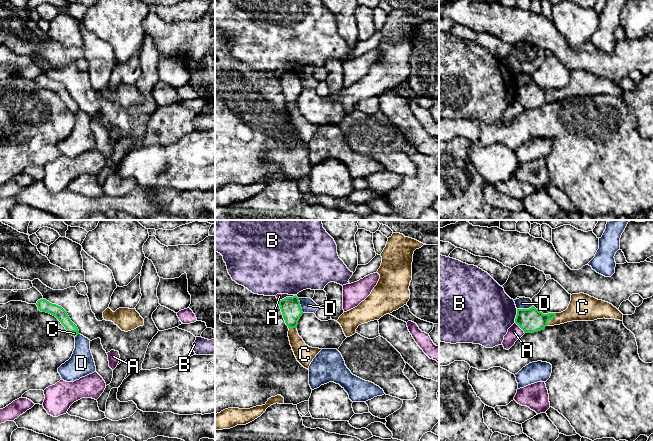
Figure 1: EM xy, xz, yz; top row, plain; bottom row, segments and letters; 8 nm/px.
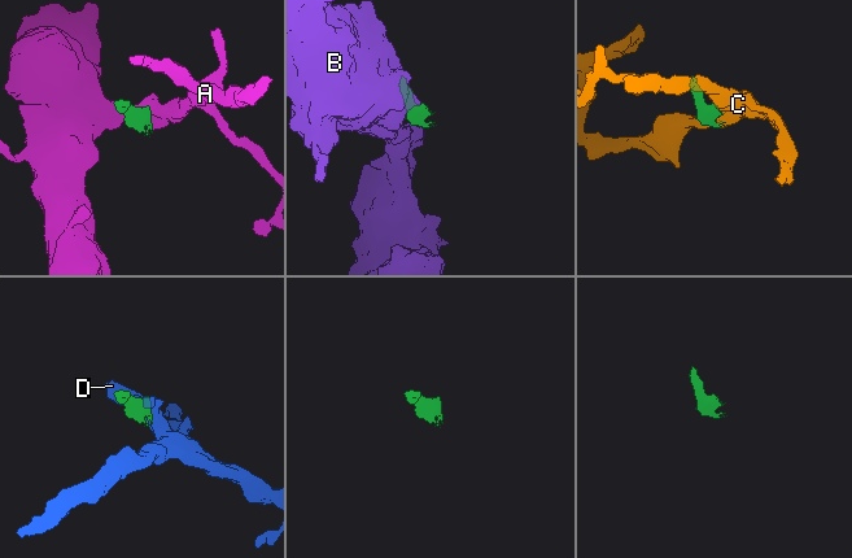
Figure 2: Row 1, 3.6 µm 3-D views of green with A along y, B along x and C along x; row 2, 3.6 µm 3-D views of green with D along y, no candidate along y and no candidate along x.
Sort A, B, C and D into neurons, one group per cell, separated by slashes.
A / B / C / D

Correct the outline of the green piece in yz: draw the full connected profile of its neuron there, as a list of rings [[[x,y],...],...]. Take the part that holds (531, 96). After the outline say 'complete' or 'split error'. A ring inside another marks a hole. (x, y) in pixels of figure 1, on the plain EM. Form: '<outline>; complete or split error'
[[[579,69],[571,71],[568,84],[561,89],[543,90],[534,82],[529,85],[517,85],[515,99],[524,109],[534,109],[543,106],[546,102],[603,94],[622,97],[623,90],[608,78]]]; split error

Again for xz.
[[[296,71],[286,73],[279,77],[279,82],[289,104],[288,113],[294,131],[304,144],[309,145],[311,138],[322,125],[309,123],[298,110],[297,101],[303,90],[299,74]]]; split error

